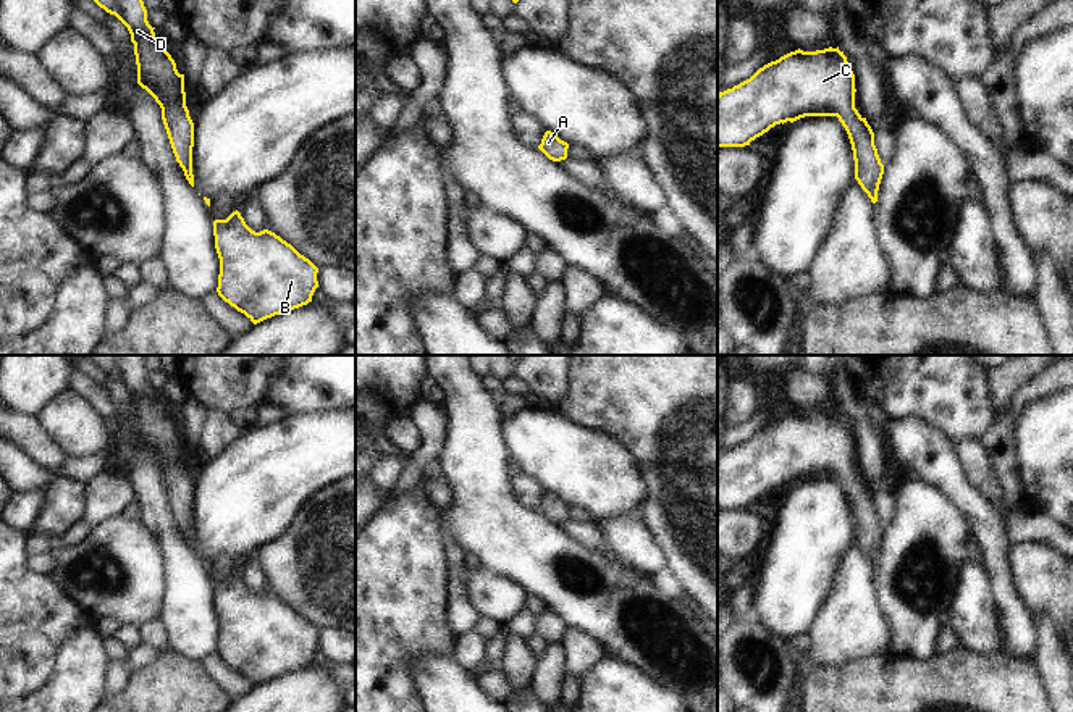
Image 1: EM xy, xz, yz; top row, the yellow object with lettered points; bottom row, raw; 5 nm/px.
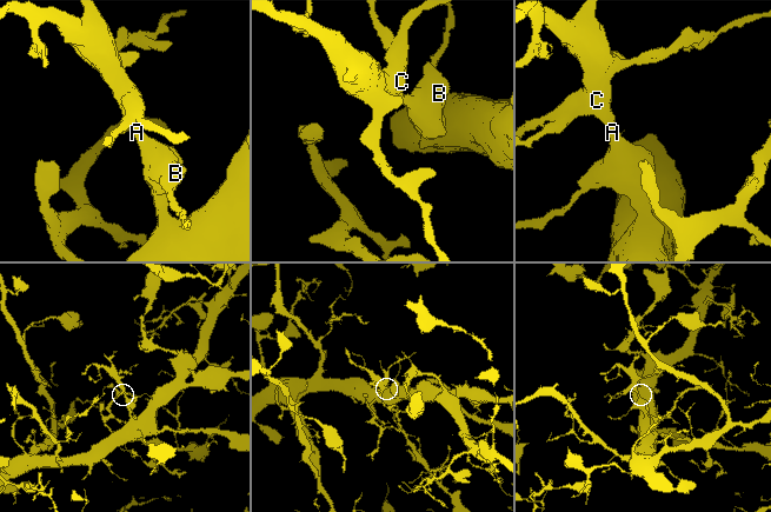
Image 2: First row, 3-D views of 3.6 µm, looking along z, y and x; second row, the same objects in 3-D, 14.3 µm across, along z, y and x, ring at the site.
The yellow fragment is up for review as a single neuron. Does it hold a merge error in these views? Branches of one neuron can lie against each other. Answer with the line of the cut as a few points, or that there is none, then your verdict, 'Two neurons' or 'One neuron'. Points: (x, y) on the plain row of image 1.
No split. One neuron.

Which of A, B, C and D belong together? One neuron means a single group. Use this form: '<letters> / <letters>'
A B C D

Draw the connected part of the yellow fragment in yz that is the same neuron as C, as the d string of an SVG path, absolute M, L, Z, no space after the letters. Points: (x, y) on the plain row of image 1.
M837 410L795 412L760 429L750 441L717 455L717 509L745 509L776 486L805 478L837 478L845 489L855 521L855 541L873 565L884 536L874 494L855 470L855 436Z

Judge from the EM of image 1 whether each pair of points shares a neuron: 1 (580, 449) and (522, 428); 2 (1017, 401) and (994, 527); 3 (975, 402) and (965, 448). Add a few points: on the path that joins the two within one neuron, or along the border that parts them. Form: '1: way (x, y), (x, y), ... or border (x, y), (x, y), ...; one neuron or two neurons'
1: way (566, 449), (551, 449), (537, 439); one neuron
2: border (996, 509), (1004, 523); two neurons
3: border (952, 438), (968, 438), (980, 443); two neurons

